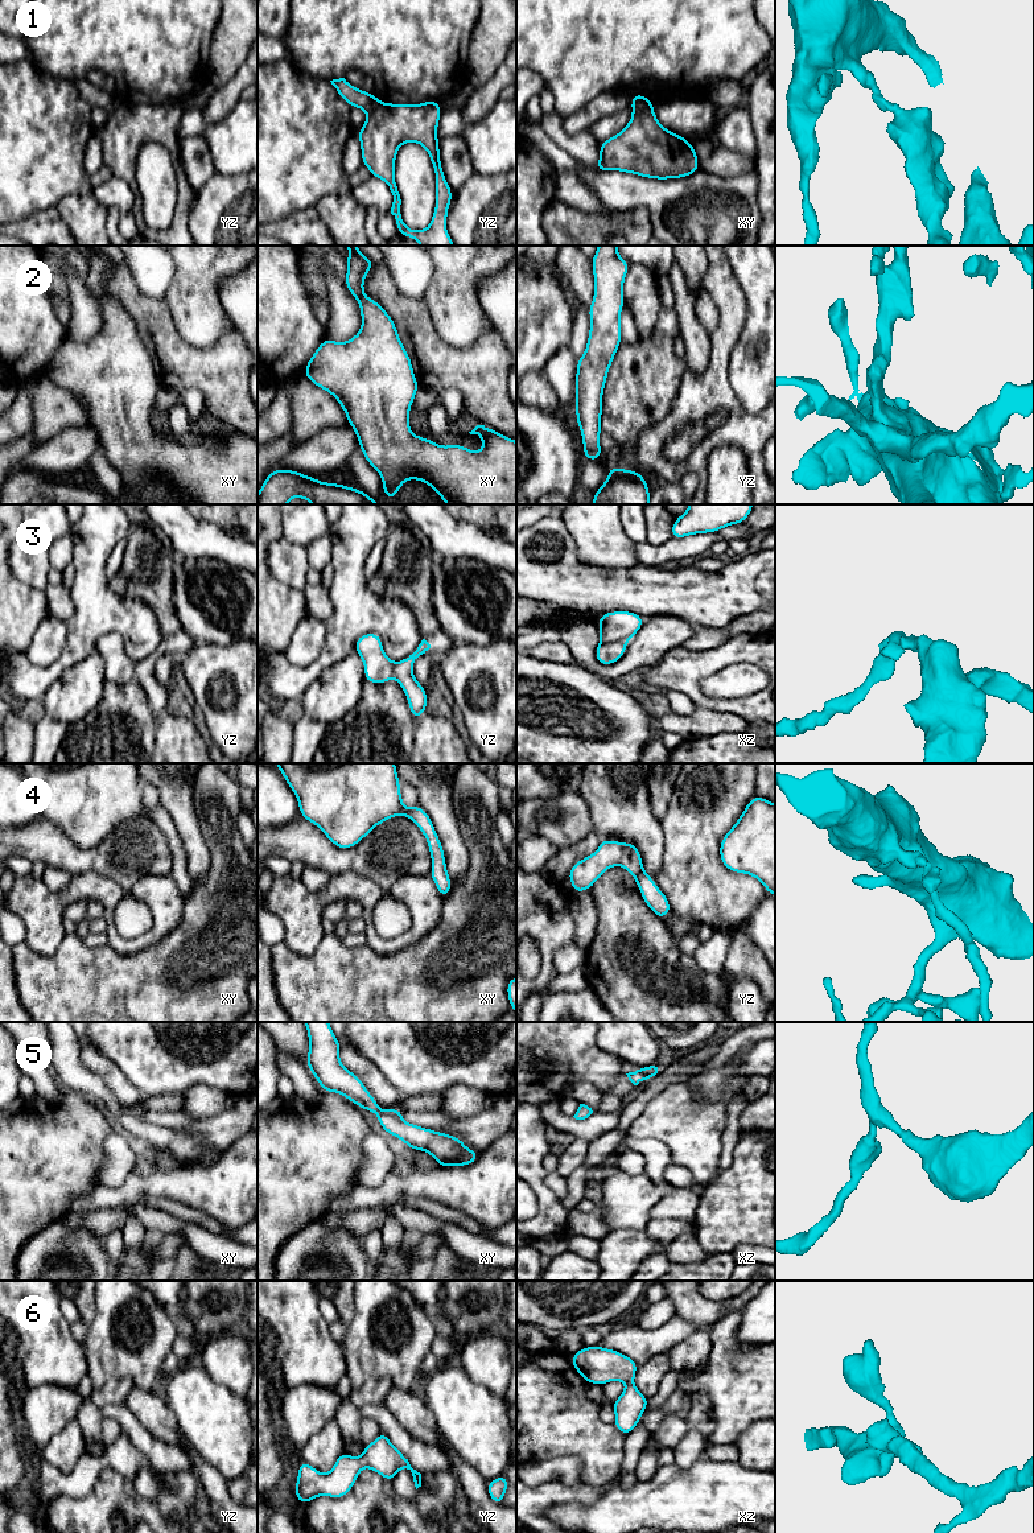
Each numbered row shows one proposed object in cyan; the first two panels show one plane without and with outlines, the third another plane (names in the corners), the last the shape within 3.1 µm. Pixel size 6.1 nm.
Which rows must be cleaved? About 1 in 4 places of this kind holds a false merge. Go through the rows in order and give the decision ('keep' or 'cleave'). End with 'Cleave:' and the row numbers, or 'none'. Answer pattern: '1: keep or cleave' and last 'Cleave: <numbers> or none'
1: cleave
2: keep
3: cleave
4: keep
5: keep
6: keep
Cleave: 1, 3

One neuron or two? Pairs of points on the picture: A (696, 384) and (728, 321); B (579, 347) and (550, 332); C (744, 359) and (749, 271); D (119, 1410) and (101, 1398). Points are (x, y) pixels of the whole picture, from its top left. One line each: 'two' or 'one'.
A: one
B: two
C: one
D: two

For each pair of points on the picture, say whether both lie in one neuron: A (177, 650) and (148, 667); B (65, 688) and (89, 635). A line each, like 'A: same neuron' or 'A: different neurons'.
A: same neuron
B: different neurons

